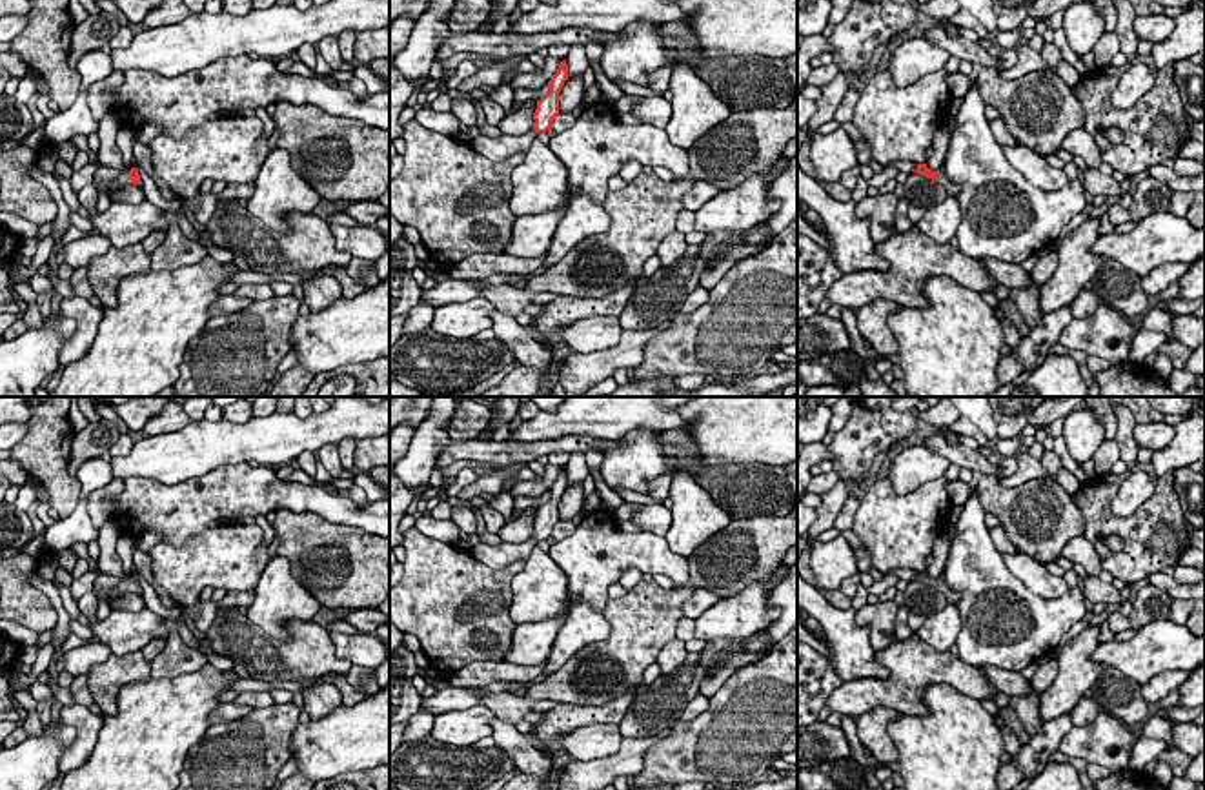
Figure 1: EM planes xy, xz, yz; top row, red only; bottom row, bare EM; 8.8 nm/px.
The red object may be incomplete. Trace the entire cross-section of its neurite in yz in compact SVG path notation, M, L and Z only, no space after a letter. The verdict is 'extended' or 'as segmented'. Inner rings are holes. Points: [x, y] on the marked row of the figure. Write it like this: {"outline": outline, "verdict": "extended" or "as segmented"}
{"outline": "M917 164L917 169L914 173L937 180L947 189L948 197L959 198L961 186L954 184L947 173L939 169L932 171L927 167L927 164Z", "verdict": "extended"}

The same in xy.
{"outline": "M131 167L129 171L127 169L120 171L120 175L109 182L100 182L100 184L93 182L93 186L109 197L115 189L122 186L127 186L127 184L137 186L138 180L140 180L138 169Z", "verdict": "extended"}

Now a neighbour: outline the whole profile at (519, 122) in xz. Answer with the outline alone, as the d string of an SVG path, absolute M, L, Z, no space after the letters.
M537 98L526 100L519 111L510 113L502 118L502 122L499 124L499 129L504 135L524 135L530 129L533 129L535 104L537 104Z

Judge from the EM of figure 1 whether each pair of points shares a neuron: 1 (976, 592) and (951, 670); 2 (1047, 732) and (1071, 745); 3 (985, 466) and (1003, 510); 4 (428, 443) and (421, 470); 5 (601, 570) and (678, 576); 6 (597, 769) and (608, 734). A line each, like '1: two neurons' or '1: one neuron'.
1: two neurons
2: two neurons
3: two neurons
4: one neuron
5: one neuron
6: two neurons

